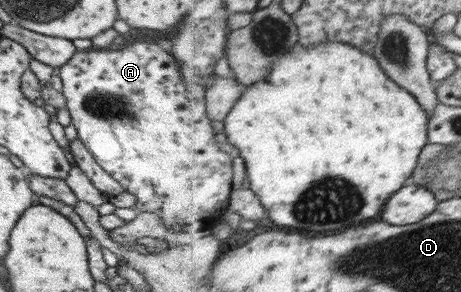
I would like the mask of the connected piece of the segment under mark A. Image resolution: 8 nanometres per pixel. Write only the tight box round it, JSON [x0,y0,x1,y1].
[56,41,234,232]

